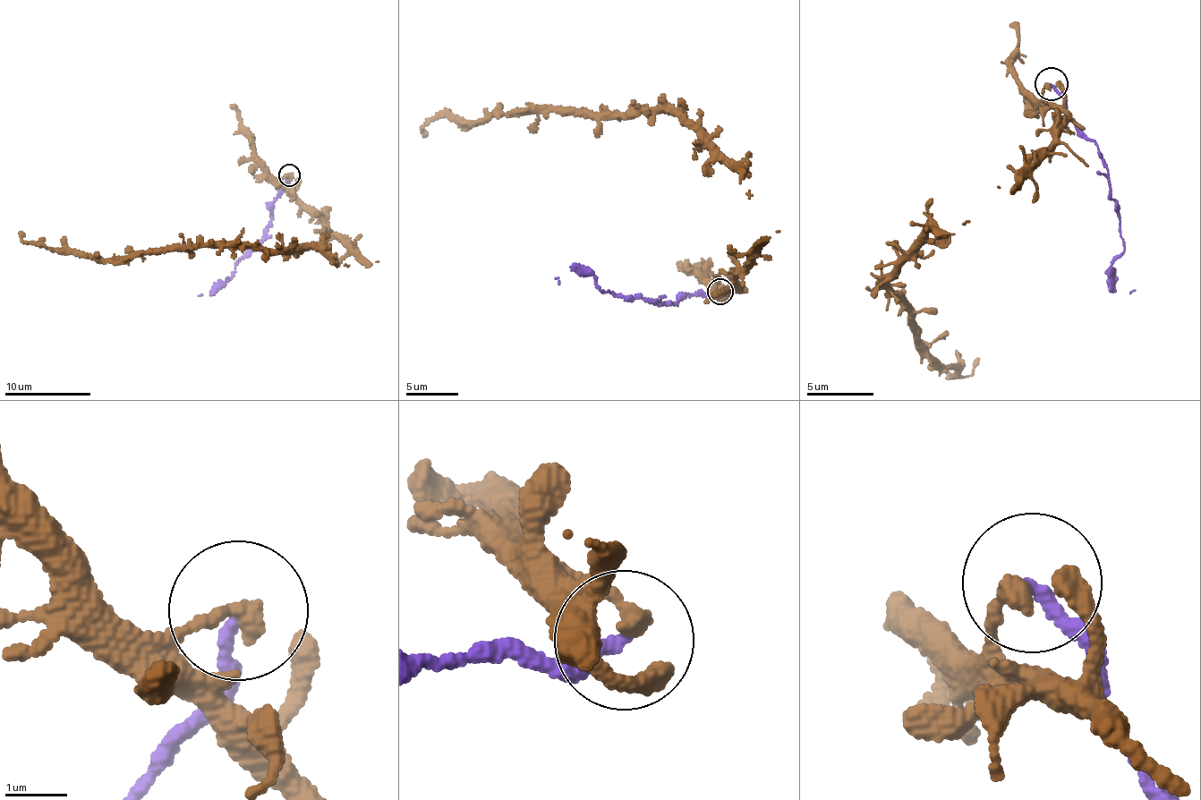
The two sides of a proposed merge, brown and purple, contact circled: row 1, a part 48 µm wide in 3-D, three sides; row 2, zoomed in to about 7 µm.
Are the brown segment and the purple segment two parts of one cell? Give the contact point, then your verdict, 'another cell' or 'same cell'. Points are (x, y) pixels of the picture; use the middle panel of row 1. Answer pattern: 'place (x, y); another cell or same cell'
place (720, 291); another cell

